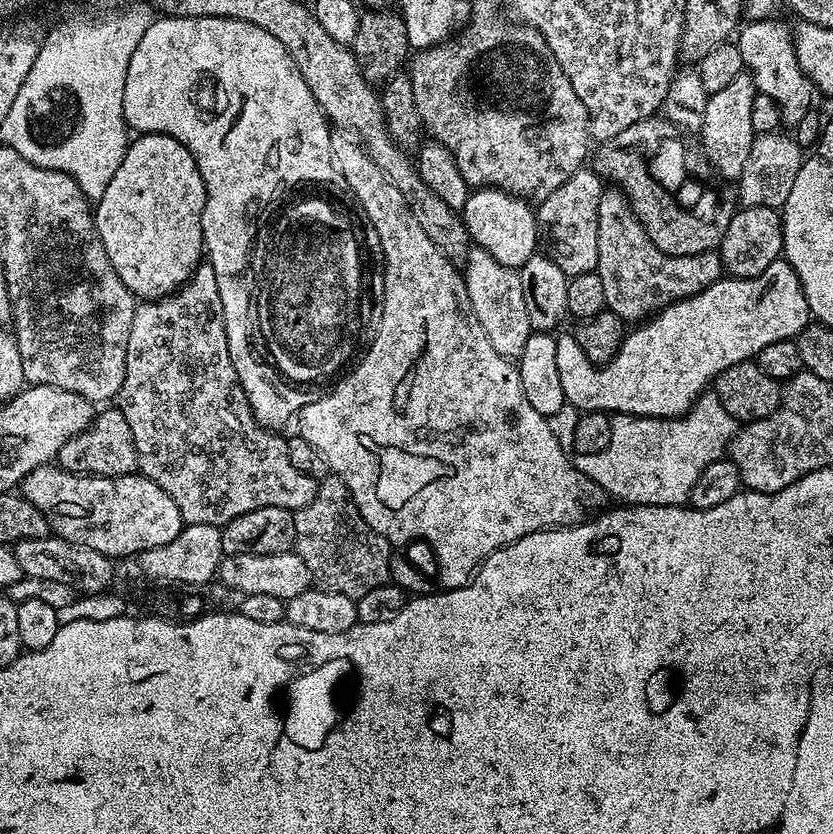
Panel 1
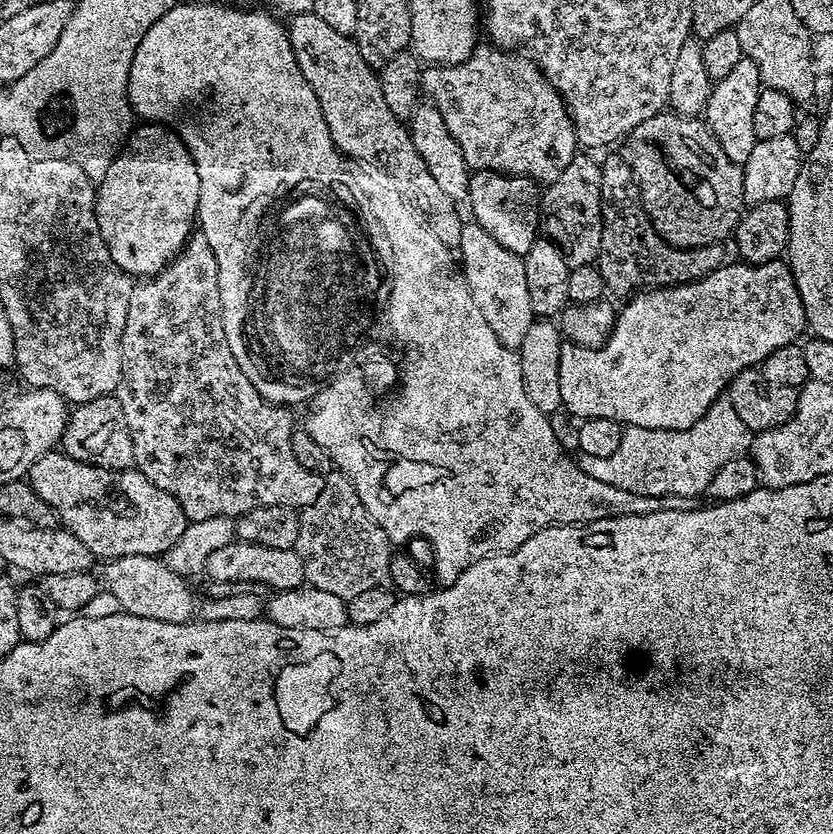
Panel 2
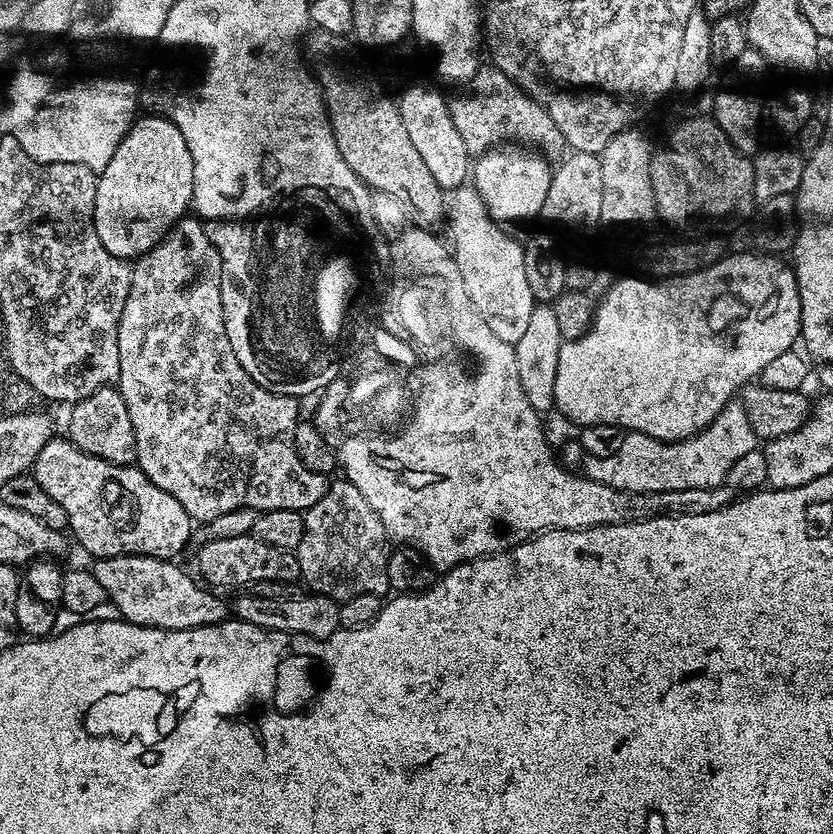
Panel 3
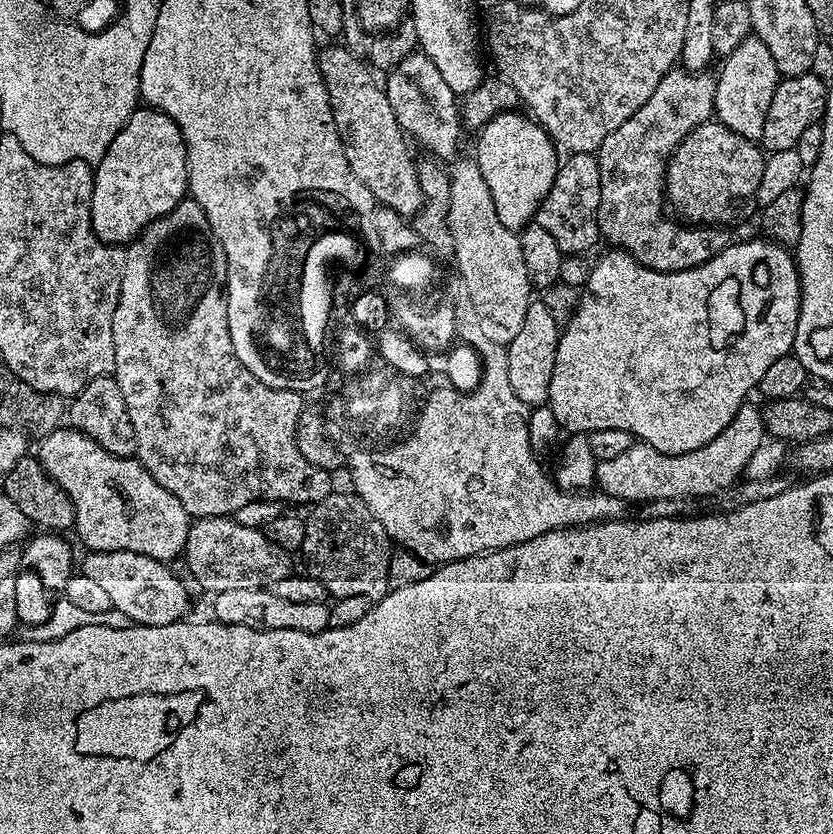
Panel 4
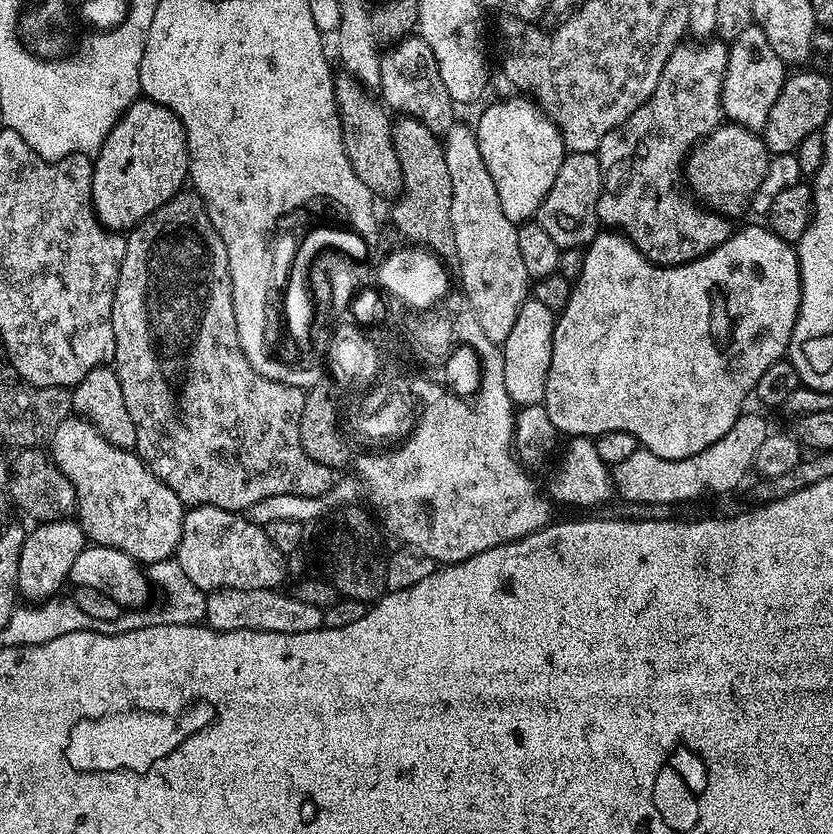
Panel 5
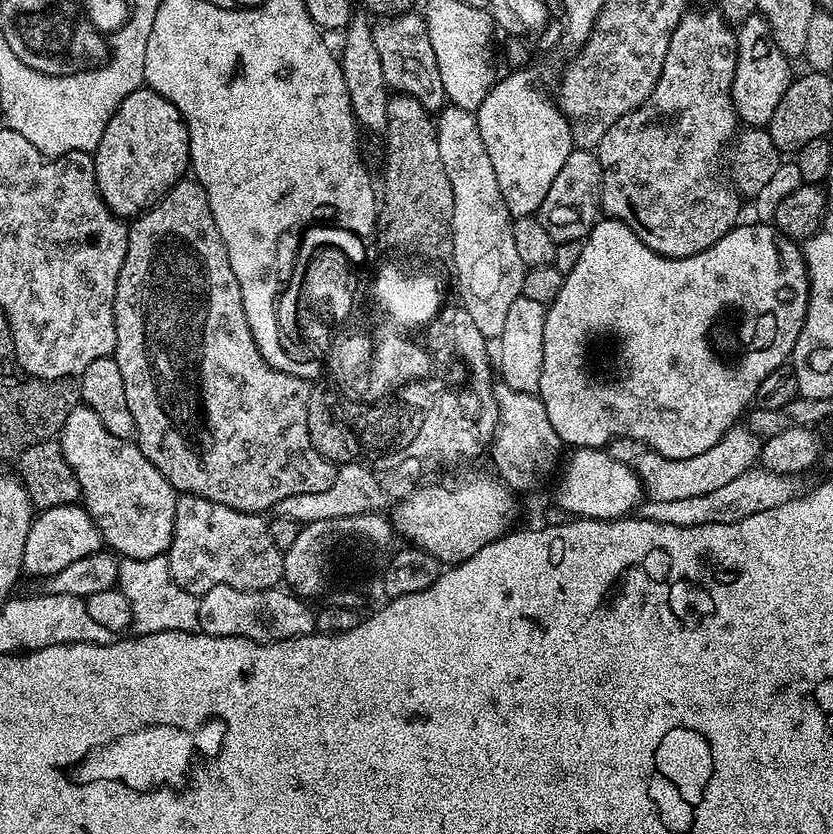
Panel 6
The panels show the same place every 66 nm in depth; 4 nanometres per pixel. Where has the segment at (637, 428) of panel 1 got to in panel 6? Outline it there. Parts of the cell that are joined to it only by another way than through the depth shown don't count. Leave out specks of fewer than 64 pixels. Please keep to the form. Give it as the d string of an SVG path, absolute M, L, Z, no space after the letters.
M736 424L726 435L704 454L675 460L662 454L645 450L635 462L643 495L654 502L671 502L678 498L694 498L726 486L731 479L749 471L759 461L761 437L754 435L745 425Z

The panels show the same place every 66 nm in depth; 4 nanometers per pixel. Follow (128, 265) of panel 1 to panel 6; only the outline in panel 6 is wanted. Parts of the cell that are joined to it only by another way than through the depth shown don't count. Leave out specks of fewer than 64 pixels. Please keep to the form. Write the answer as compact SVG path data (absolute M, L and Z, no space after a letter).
M145 86L134 90L134 94L126 97L118 110L114 110L110 122L106 122L106 130L102 130L102 142L98 142L94 157L96 185L106 206L115 216L135 218L148 208L153 208L179 180L185 179L190 168L188 127L180 111L169 100Z

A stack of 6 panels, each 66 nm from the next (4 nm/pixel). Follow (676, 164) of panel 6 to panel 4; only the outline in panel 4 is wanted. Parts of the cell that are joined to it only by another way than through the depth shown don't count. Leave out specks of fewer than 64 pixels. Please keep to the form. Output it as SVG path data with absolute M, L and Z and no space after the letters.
M677 66L667 72L654 86L654 94L614 130L614 134L606 134L602 146L598 149L600 161L600 201L598 202L598 226L600 235L609 240L613 249L628 252L642 266L659 272L681 272L702 266L710 262L728 245L733 243L729 229L724 226L689 226L670 215L666 207L666 189L664 175L668 172L668 159L682 142L690 130L704 124L714 116L714 94L716 93L716 76L711 71L686 72Z

